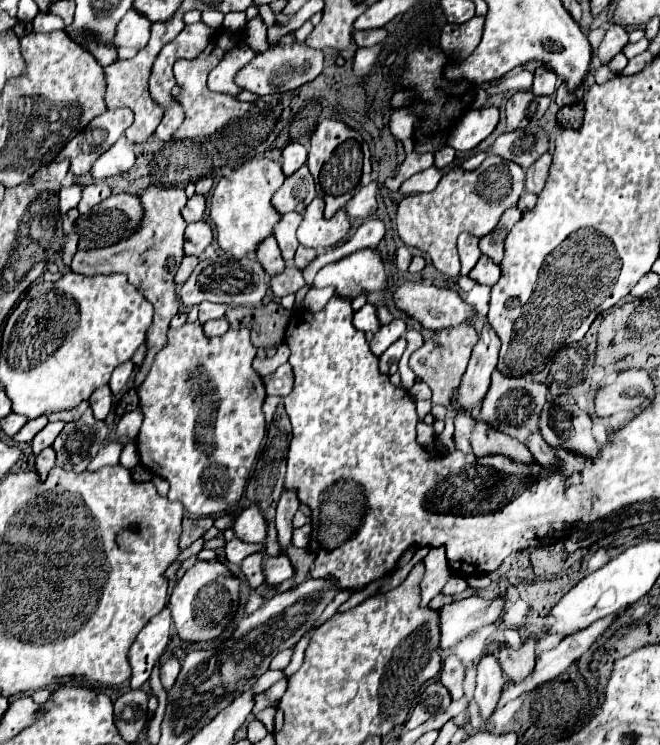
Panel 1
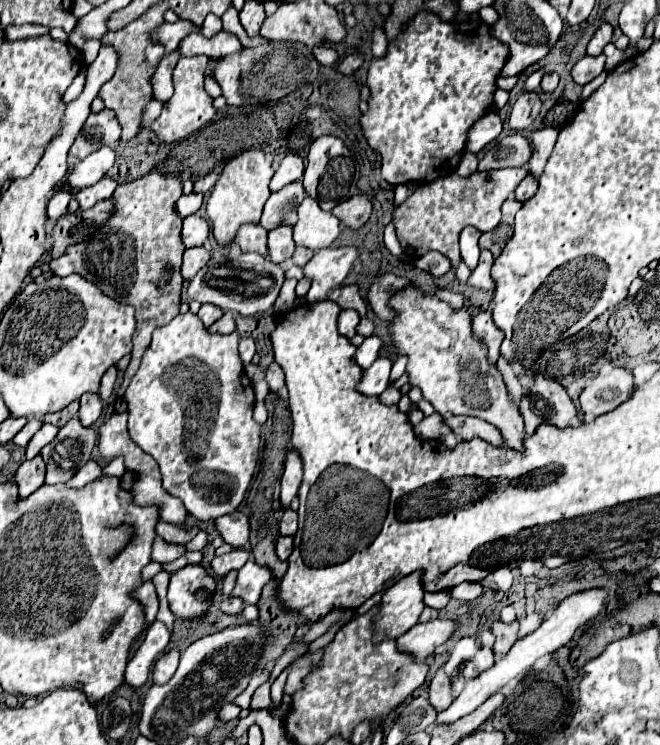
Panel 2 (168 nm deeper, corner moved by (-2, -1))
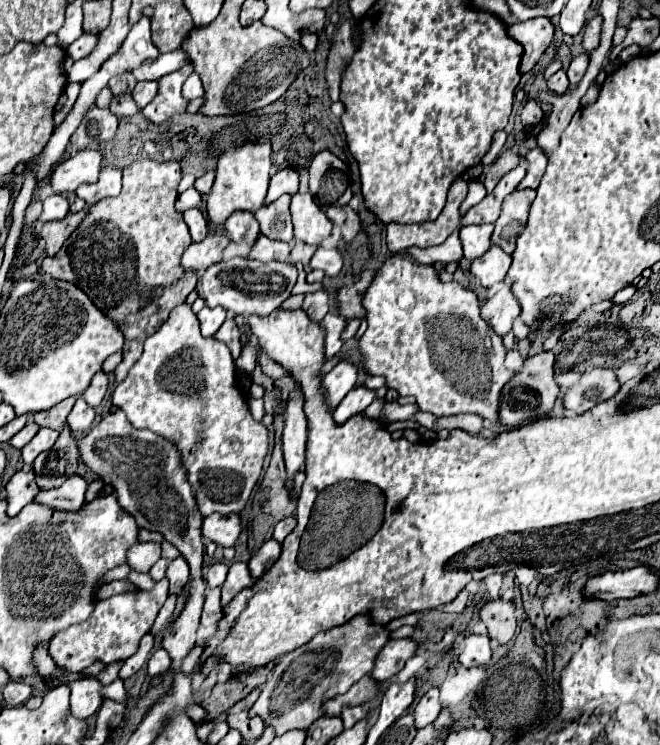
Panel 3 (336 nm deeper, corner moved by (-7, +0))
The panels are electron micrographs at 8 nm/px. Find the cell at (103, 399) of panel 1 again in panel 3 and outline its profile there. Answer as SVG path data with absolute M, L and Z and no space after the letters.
M78 398L76 404L74 404L74 408L72 408L72 414L68 416L68 426L70 426L74 432L84 434L84 432L92 426L94 418L96 418L94 408L88 406L84 398Z

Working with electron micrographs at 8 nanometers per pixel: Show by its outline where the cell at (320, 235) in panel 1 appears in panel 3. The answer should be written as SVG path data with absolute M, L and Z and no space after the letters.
M310 192L294 194L292 202L290 202L290 212L292 212L296 240L320 246L322 240L326 240L330 236L332 222L320 210L316 200L310 196Z

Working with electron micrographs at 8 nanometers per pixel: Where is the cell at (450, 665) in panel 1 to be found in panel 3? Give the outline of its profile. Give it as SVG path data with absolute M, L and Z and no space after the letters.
M436 686L430 688L430 690L422 696L422 700L418 702L418 706L416 706L416 710L414 710L416 728L424 728L424 726L432 724L432 722L438 718L440 710L442 710L442 704L440 704L438 696L440 696L440 690L438 690Z

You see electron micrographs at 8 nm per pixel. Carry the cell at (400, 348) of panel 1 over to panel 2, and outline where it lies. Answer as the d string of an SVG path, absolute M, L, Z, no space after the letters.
M377 359L363 375L359 383L359 391L363 395L381 395L387 389L389 383L389 371L391 371L391 361L389 359Z

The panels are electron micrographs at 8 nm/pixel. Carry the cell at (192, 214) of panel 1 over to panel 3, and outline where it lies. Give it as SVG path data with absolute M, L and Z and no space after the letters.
M192 186L192 188L188 188L186 192L182 192L180 196L178 196L178 200L176 200L176 210L178 212L186 212L186 210L190 210L190 208L198 208L202 204L202 196L200 196L200 192Z

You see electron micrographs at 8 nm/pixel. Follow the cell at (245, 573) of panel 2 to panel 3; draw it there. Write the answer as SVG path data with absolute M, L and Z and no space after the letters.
M234 562L230 566L230 572L228 572L228 578L226 582L222 584L222 606L228 606L230 600L244 588L248 586L254 586L254 578L250 574L250 568L246 562Z

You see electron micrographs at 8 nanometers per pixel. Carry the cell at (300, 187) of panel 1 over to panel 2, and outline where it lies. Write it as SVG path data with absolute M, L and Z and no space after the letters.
M295 181L287 187L283 187L277 193L271 193L271 197L265 203L263 215L259 225L267 231L279 227L279 225L291 225L297 221L297 207L305 197L305 189L301 181Z

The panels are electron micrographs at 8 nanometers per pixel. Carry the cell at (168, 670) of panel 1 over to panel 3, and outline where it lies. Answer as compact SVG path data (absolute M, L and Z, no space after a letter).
M158 648L158 650L154 650L154 654L150 656L150 660L148 660L148 674L150 676L156 676L156 674L160 674L160 672L166 672L168 668L170 668L170 654L164 650L164 648Z

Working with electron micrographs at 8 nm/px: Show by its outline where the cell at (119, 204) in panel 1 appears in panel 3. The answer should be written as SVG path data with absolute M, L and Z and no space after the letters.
M80 210L78 214L68 214L66 218L58 220L58 222L46 222L40 228L40 236L46 240L46 252L48 256L54 256L62 244L70 238L70 234L82 224L82 220L88 216L88 210Z

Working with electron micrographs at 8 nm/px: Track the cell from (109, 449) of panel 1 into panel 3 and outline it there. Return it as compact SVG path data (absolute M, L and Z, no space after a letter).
M74 474L62 486L52 490L42 490L36 496L36 502L56 506L60 510L78 510L84 504L86 490L88 490L88 480Z

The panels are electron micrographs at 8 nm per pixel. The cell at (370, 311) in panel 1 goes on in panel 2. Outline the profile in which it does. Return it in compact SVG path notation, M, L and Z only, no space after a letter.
M341 311L339 313L339 333L347 335L349 339L355 335L355 327L359 323L359 315L355 311Z

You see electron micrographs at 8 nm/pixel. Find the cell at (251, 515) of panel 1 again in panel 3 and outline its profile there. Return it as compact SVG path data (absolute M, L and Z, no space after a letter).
M210 514L208 518L204 518L202 536L220 546L234 546L240 534L242 534L242 520L238 514L228 514L228 516Z

